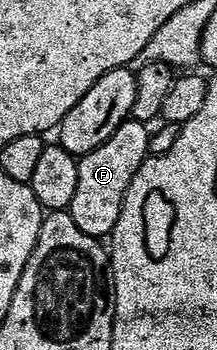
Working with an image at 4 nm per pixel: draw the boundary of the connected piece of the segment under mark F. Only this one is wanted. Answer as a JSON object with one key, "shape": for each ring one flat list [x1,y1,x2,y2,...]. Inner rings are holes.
{"shape":[[131,117,120,125,120,129,116,129,116,133,112,133,108,141,104,141,104,145,100,145,100,149,78,159,80,182,76,185,76,197,72,197,68,210,80,233,88,233,88,237,99,241,113,236,128,189,150,155,151,134,147,124]]}

